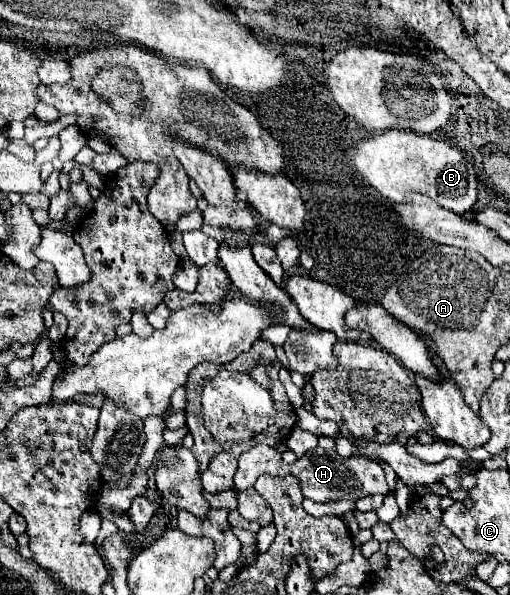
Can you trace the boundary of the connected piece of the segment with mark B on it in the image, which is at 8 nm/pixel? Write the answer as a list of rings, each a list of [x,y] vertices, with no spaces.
[[[387,130],[367,140],[355,142],[351,150],[351,166],[373,186],[377,192],[393,202],[409,202],[411,192],[433,198],[445,210],[465,214],[477,202],[479,180],[473,164],[467,162],[465,154],[447,144],[447,140],[435,140],[429,136],[415,134],[413,130]]]

